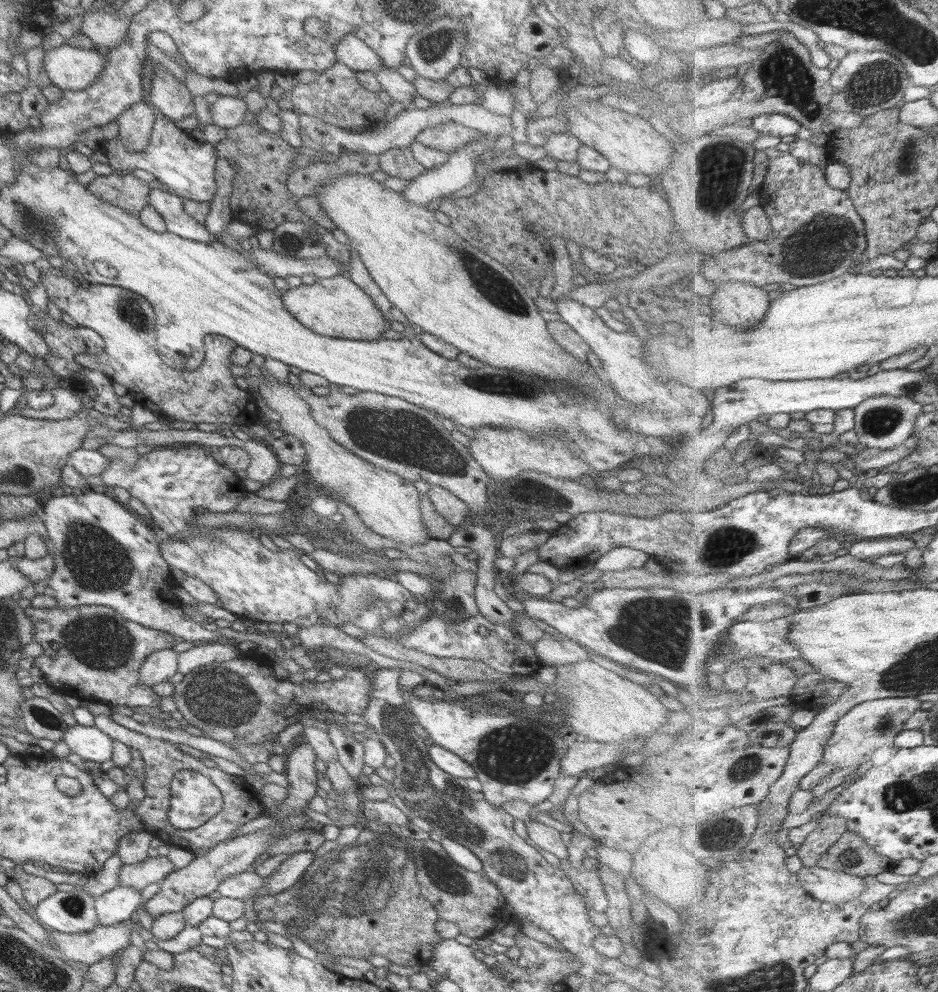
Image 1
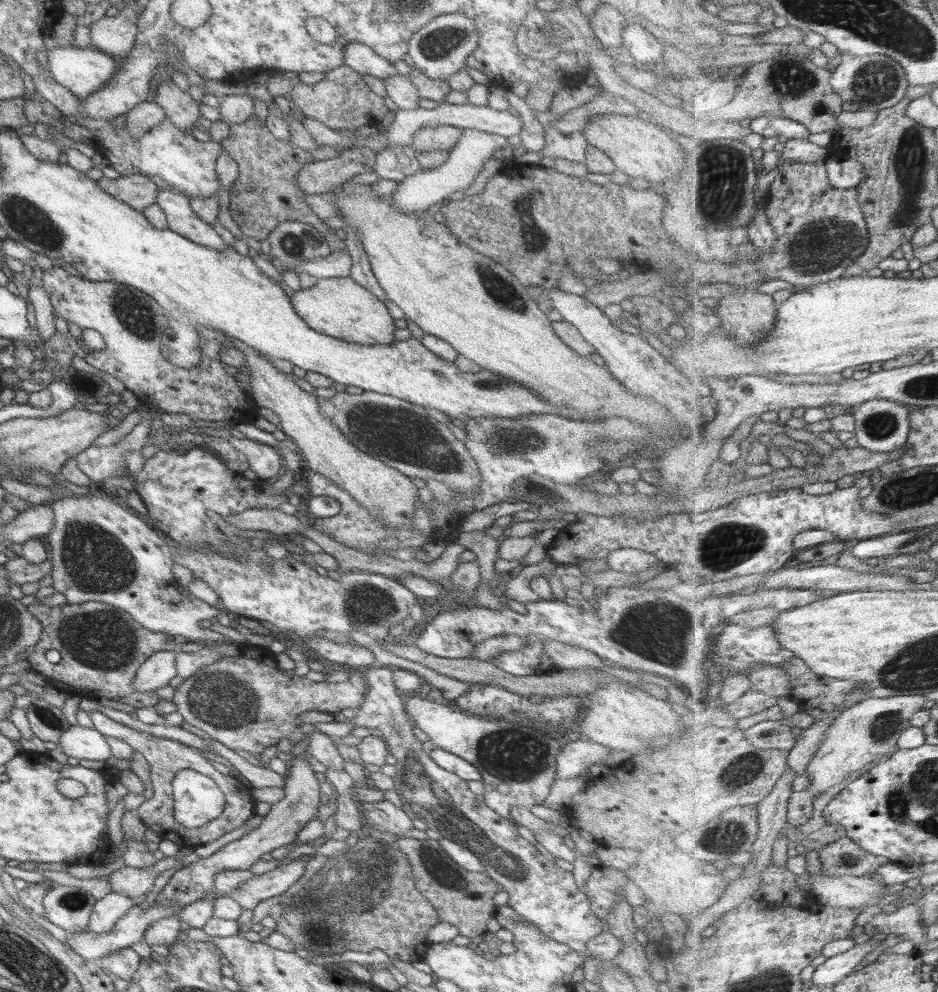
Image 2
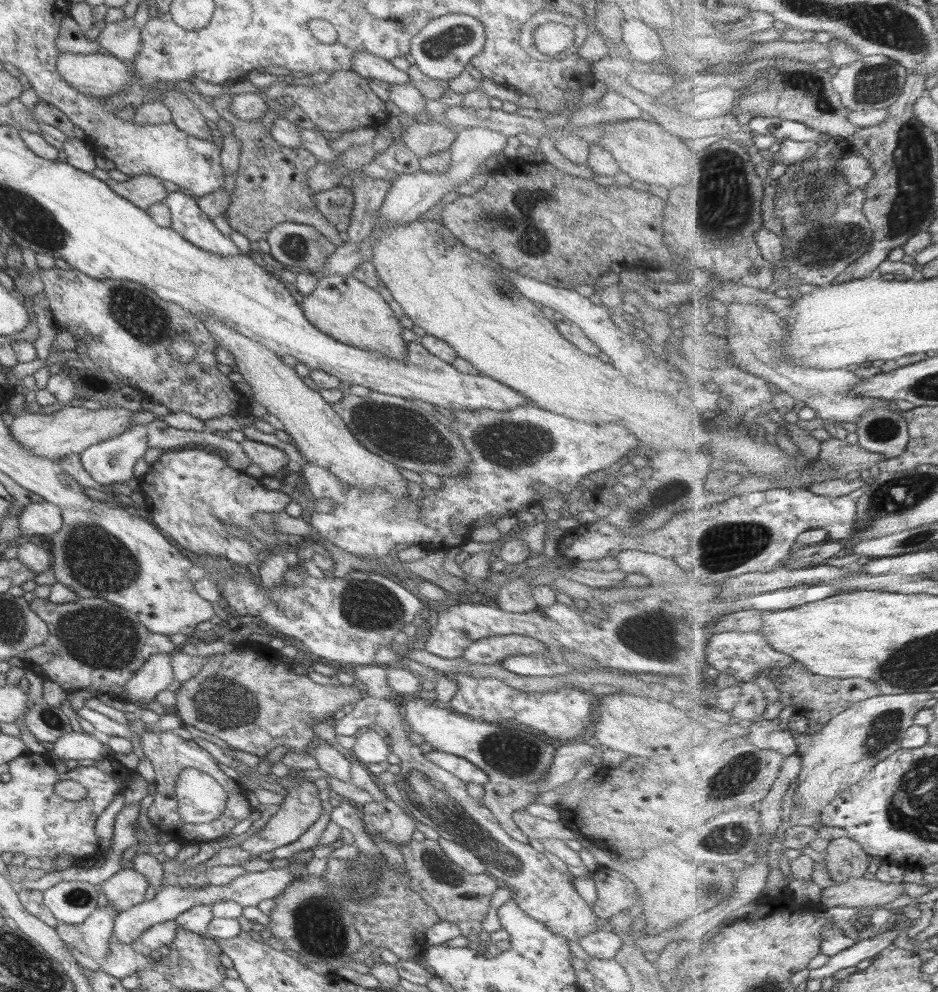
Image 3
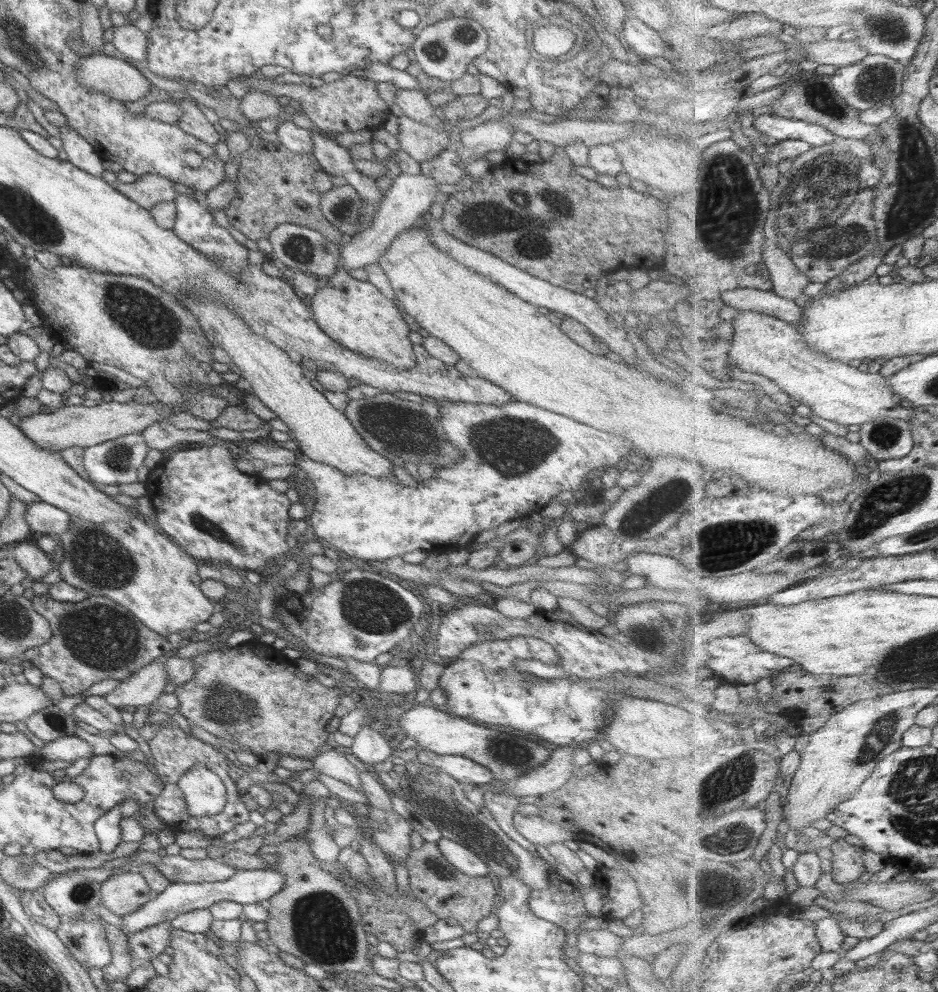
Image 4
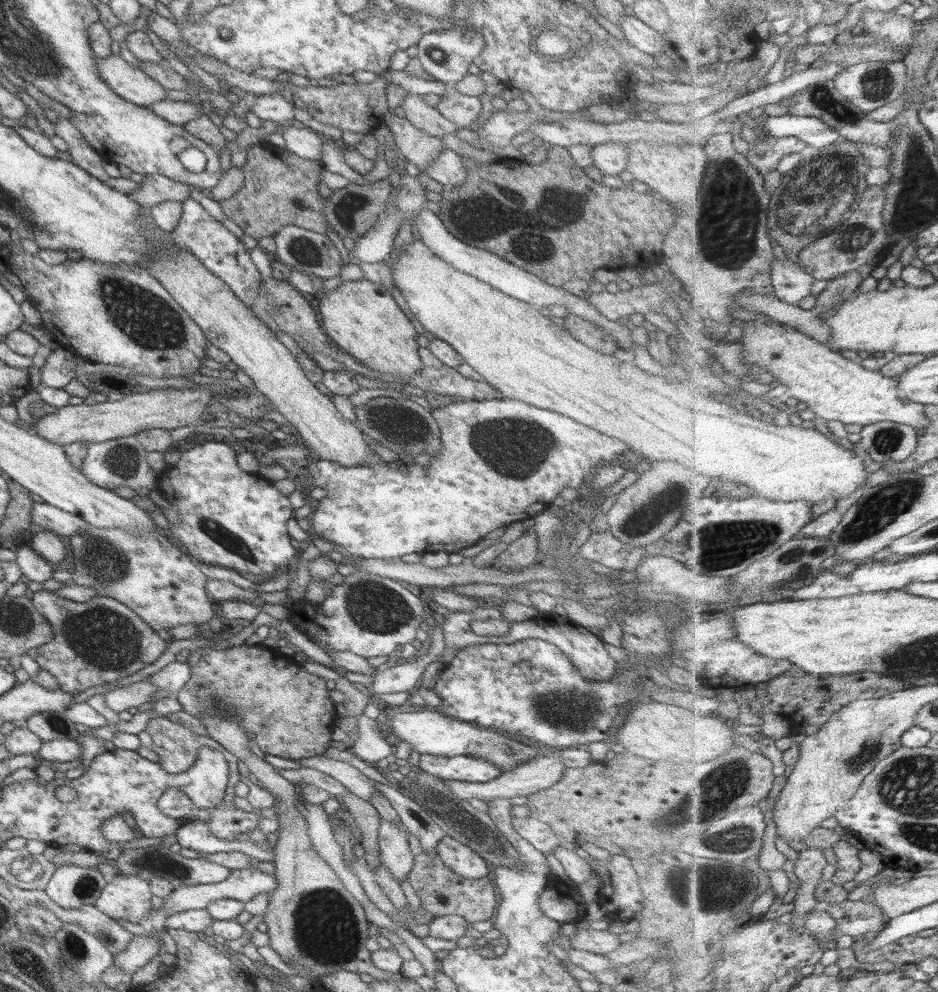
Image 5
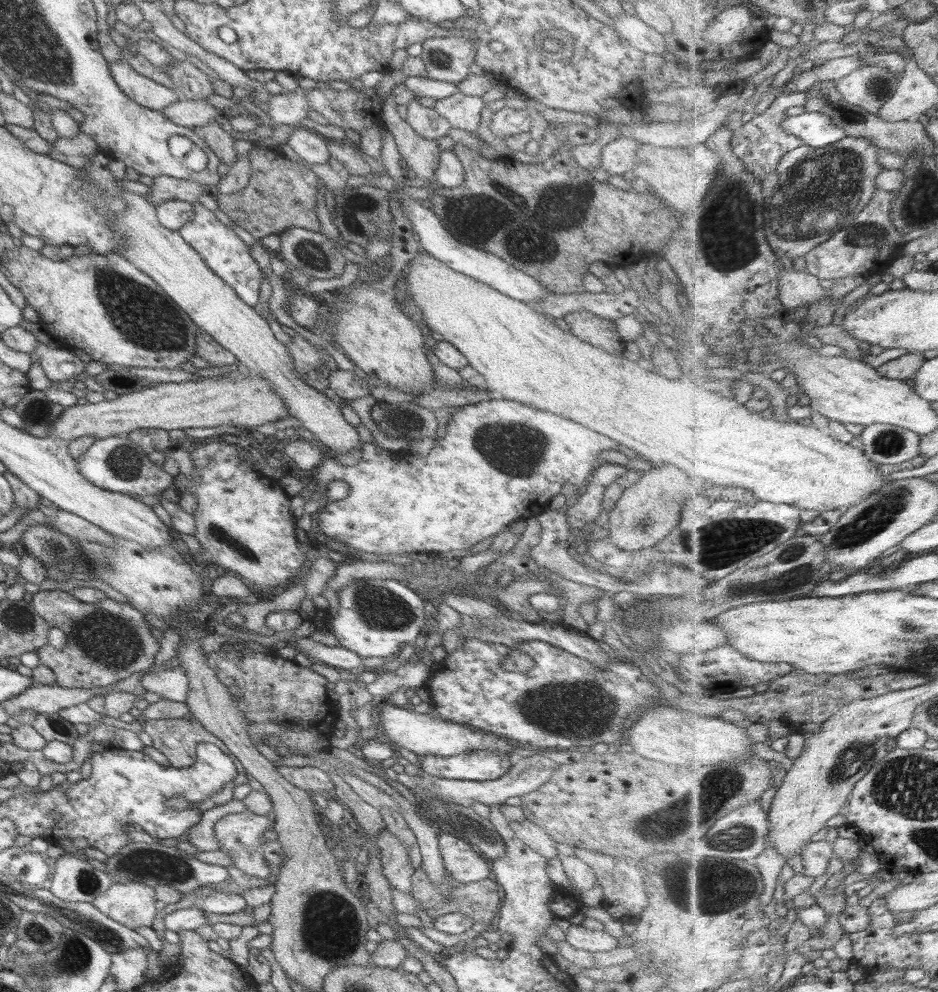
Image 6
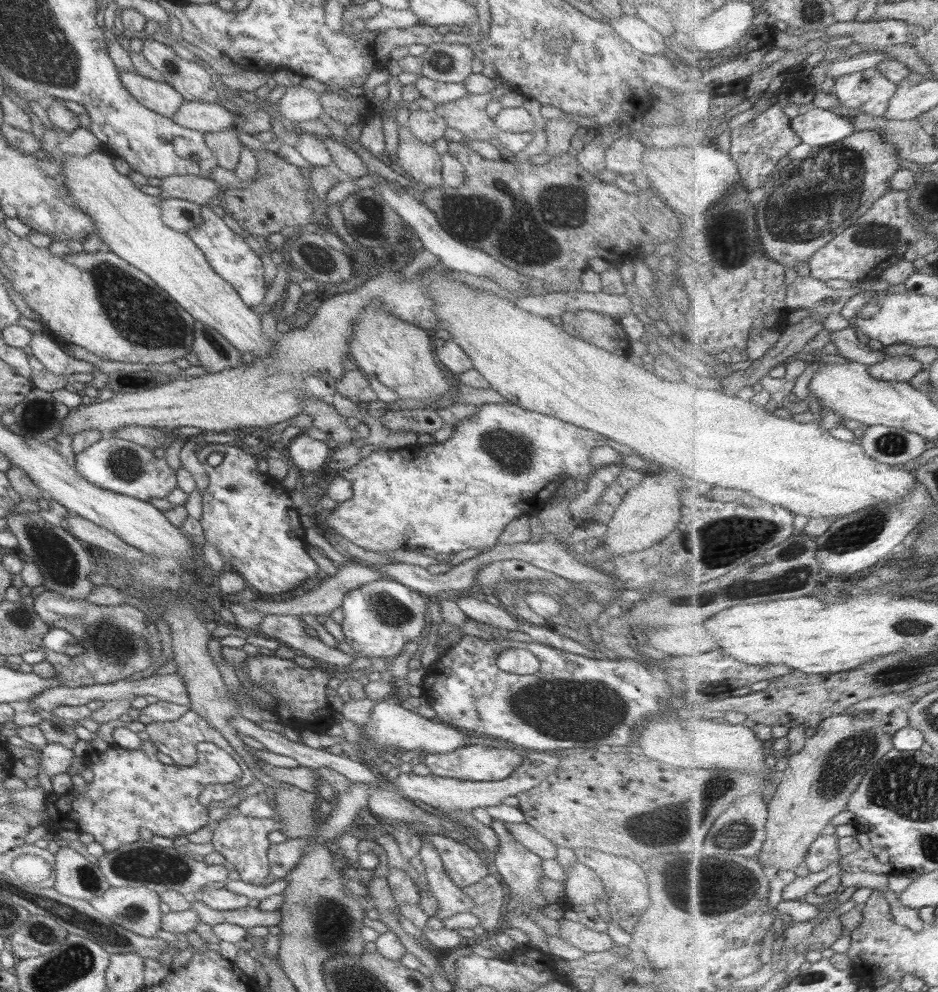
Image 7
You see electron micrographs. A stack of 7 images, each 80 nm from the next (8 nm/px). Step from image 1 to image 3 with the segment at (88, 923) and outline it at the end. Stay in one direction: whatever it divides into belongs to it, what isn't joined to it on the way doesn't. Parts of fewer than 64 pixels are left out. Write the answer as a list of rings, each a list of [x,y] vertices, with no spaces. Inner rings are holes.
[[[57,882],[42,892],[42,902],[56,924],[78,925],[97,908],[97,890],[87,882]]]

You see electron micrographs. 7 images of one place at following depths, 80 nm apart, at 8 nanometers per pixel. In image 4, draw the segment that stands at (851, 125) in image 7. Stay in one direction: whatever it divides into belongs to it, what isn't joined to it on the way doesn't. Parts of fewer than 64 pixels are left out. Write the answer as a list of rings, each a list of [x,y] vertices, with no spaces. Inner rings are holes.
[[[770,114],[759,115],[755,126],[766,135],[782,140],[802,140],[814,146],[831,144],[837,135],[820,124]]]

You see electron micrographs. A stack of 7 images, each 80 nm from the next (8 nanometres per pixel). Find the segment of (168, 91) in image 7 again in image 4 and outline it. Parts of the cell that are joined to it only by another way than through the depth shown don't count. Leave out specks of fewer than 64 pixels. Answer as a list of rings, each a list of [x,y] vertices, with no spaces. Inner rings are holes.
[[[89,55],[75,65],[76,79],[86,89],[99,91],[119,102],[135,102],[153,86],[130,63],[117,56]]]

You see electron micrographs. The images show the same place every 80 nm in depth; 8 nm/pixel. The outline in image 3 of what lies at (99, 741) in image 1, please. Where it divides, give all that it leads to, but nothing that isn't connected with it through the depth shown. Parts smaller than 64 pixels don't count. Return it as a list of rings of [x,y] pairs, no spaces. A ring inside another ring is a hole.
[[[63,733],[55,742],[52,742],[50,754],[59,760],[97,760],[109,757],[102,744],[92,734]]]

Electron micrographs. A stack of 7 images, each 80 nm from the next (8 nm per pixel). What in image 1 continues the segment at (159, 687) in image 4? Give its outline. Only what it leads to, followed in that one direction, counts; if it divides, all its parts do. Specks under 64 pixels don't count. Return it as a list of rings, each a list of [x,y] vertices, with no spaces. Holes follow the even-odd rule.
[[[161,649],[148,654],[139,668],[139,683],[151,687],[166,682],[176,673],[176,653],[172,649]]]

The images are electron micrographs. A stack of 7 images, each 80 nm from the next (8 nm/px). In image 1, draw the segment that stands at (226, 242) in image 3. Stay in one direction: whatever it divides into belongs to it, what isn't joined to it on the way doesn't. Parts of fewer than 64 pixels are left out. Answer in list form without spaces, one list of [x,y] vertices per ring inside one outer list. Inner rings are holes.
[[[150,189],[147,201],[163,219],[165,231],[193,242],[211,243],[218,240],[209,234],[201,223],[195,222],[194,218],[188,217],[187,213],[183,212],[183,199],[179,196]]]

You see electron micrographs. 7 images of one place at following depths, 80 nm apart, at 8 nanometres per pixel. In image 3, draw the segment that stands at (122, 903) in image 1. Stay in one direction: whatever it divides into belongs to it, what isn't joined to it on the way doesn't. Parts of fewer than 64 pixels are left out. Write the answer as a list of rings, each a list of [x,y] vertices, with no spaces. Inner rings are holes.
[[[107,903],[103,908],[95,908],[81,924],[57,924],[55,930],[63,943],[98,963],[107,957],[116,914],[117,911]]]

